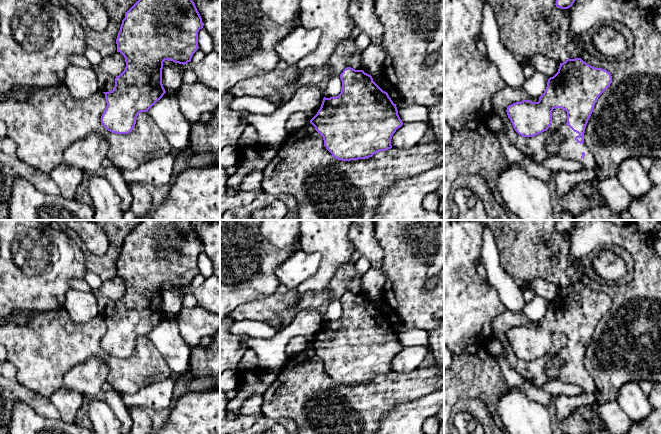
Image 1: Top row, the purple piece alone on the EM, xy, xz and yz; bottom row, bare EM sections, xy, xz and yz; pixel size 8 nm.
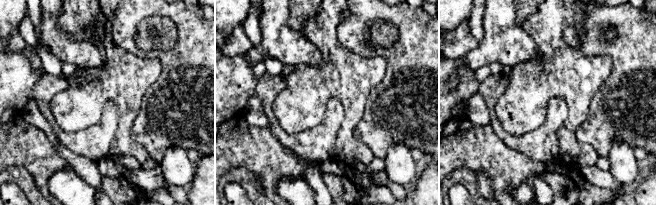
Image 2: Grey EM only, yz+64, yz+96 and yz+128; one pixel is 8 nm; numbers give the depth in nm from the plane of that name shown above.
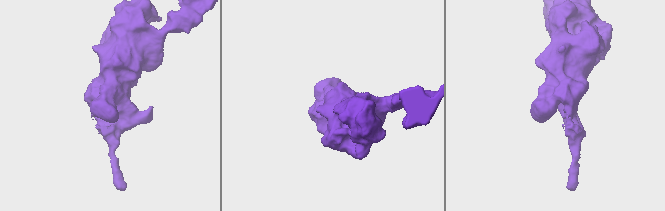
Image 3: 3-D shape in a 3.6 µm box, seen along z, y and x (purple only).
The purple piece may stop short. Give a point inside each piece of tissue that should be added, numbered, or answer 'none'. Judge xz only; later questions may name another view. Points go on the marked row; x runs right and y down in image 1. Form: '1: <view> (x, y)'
none

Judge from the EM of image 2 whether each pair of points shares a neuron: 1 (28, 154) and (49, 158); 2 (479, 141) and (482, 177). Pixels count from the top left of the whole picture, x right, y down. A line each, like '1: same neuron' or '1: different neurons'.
1: same neuron
2: different neurons

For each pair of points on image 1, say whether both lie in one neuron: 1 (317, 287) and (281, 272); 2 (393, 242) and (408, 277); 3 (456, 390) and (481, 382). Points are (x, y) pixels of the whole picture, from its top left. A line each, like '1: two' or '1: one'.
1: two
2: one
3: one

